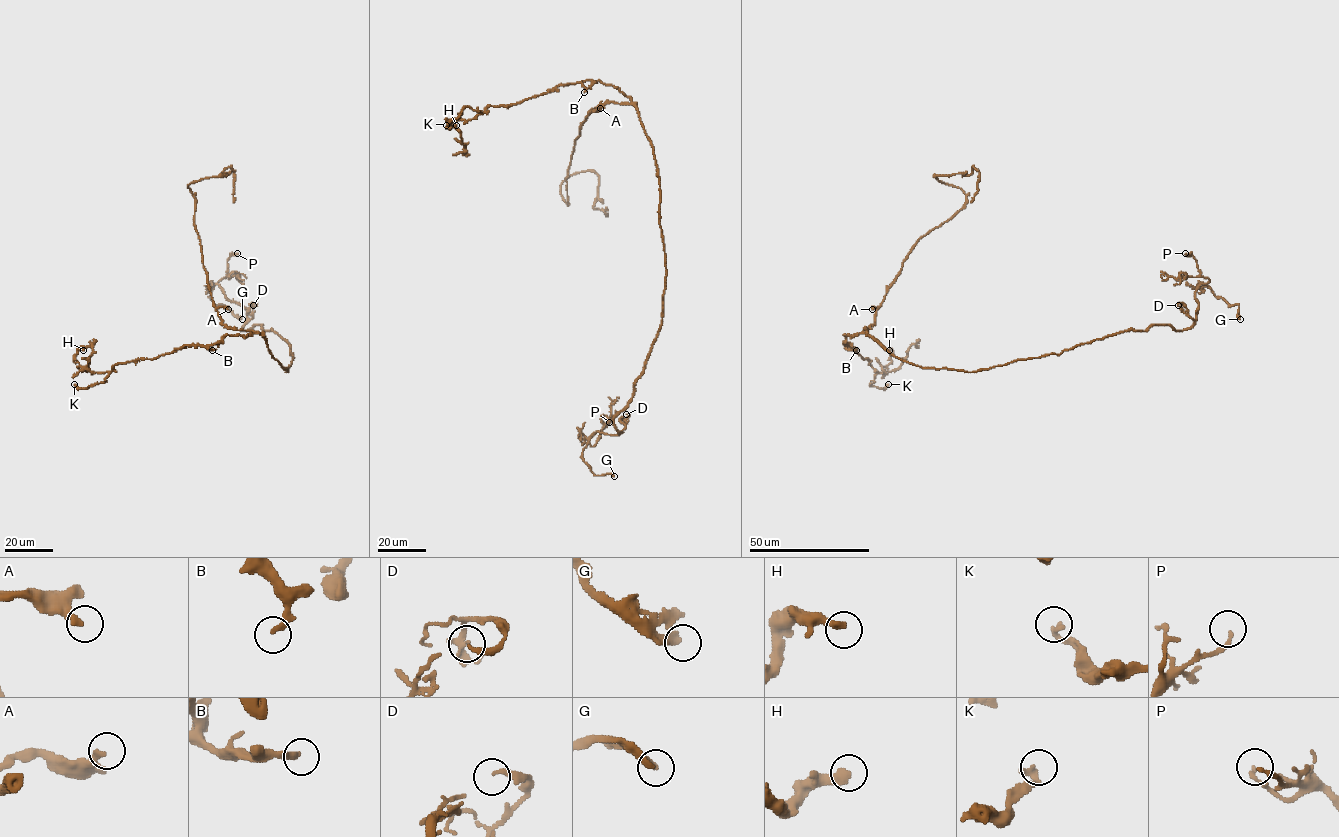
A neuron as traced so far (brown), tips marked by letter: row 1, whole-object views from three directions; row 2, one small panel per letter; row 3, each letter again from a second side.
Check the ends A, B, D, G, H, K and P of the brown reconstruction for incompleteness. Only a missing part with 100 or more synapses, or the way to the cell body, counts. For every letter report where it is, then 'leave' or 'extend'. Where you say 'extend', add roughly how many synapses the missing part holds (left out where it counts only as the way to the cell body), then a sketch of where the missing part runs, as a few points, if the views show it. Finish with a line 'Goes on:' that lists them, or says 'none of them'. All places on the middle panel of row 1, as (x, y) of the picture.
A: place (600, 108); leave
B: place (584, 92); leave
D: place (626, 414); leave
G: place (614, 476); extend; course (614, 476), (629, 475), (632, 471), (636, 474)
H: place (456, 125); leave
K: place (446, 125); leave
P: place (609, 422); leave
Goes on: G

